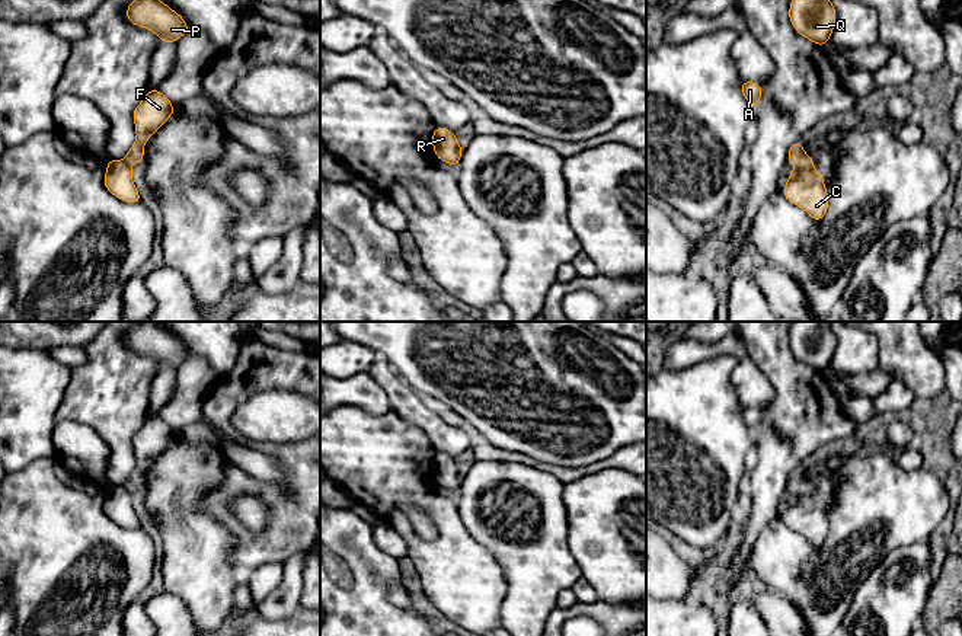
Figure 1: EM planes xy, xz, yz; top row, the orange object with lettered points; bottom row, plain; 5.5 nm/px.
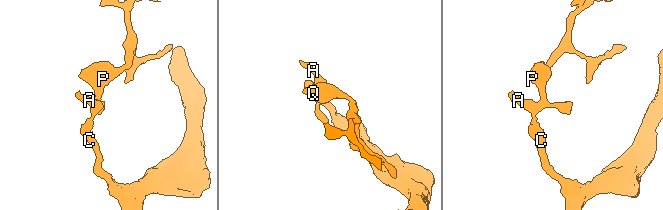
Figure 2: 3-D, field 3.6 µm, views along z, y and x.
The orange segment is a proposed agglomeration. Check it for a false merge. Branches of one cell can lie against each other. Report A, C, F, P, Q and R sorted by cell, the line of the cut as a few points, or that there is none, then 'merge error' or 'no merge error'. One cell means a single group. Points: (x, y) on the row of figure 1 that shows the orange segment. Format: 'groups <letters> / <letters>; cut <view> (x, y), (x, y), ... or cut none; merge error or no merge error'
groups A F P Q / C R; cut yz (811, 166), (796, 171); merge error

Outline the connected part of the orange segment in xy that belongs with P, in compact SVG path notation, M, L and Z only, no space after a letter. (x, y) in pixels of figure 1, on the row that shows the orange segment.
M134 0L125 16L131 23L153 31L162 42L176 42L191 31L182 15L162 0Z

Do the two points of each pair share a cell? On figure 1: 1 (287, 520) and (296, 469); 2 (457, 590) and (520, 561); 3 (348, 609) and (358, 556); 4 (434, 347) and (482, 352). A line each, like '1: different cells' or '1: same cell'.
1: same cell
2: different cells
3: same cell
4: same cell

